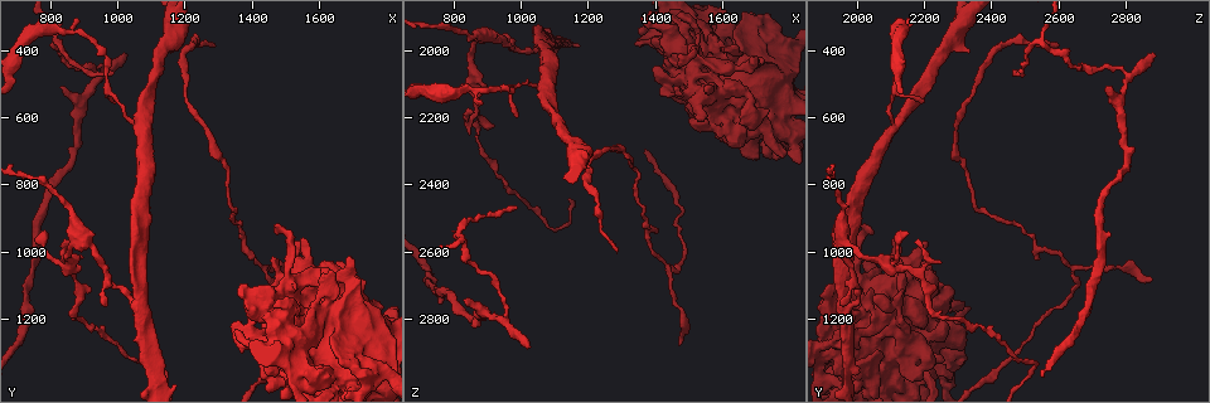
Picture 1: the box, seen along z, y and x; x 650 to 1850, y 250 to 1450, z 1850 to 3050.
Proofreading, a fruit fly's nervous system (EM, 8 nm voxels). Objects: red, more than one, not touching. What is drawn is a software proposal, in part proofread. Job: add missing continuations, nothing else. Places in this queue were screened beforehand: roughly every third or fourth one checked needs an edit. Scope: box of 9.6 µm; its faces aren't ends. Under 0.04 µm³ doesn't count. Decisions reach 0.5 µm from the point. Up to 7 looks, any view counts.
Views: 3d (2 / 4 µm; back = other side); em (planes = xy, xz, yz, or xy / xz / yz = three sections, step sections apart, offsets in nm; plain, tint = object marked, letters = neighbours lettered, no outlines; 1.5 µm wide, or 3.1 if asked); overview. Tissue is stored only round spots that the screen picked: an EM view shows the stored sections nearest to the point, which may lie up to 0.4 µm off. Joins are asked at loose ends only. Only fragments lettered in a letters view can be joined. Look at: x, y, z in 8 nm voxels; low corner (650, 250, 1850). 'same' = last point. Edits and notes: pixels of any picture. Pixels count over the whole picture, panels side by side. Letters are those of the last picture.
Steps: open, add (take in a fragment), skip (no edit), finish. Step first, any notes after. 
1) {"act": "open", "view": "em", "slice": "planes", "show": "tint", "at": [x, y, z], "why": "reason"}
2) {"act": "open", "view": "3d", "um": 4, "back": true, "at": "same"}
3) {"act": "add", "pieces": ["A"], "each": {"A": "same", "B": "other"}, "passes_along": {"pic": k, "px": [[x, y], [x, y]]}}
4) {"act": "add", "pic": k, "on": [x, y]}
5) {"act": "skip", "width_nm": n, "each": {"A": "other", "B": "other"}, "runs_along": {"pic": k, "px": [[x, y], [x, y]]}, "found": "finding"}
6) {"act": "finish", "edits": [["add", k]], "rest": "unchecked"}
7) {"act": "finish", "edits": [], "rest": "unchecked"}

{"act": "open", "view": "3d", "um": 4, "at": [1020, 410, 2880], "why": "an open end"}

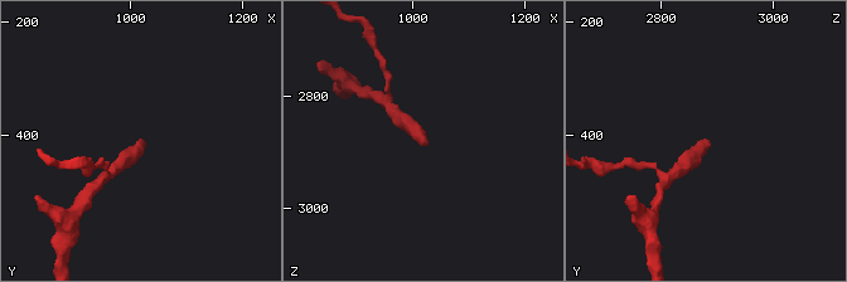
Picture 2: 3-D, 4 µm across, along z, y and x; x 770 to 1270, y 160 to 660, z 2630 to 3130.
{"act": "open", "view": "em", "slice": "planes", "show": "plain", "at": [1015, 410, 2890], "why": "need the tissue"}

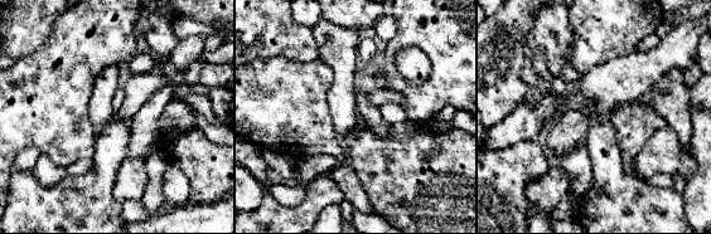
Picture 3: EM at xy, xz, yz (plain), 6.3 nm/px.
{"act": "open", "view": "em", "slice": "planes", "show": "letters", "at": "same", "why": "see the neighbours"}

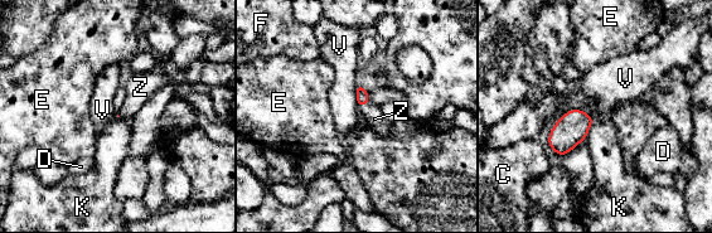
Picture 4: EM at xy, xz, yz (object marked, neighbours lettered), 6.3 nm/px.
{"act": "add", "pieces": ["Z"], "longest_contact_nm": ["V", 200], "each": {"C": "other", "D": "other", "E": "other", "F": "other", "K": "other", "V": "other", "Z": "same"}, "passes_along": {"pic": 4, "px": [[362, 93], [363, 105], [374, 119]]}, "found": "it goes on there"}

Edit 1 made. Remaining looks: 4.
{"act": "open", "view": "em", "slice": "xz", "step": 8, "show": "letters", "at": [1470, 1070, 2880], "why": "thin end"}

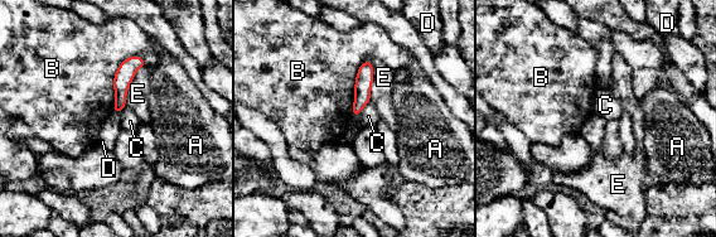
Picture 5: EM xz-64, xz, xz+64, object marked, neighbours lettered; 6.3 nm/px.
{"act": "open", "view": "em", "slice": "planes", "show": "letters", "at": "same"}

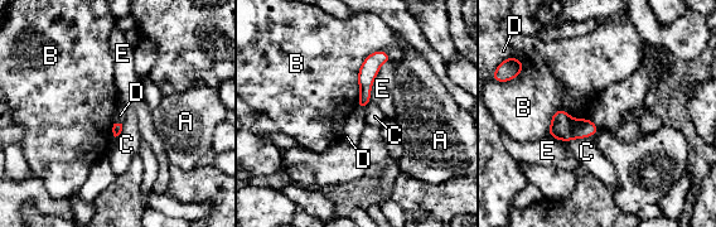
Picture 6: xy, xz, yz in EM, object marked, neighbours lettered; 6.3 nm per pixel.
{"act": "skip", "longest_contact_nm": ["B", 420], "each": {"A": "other", "B": "other", "C": "other", "D": "other", "E": "other"}, "found": "no lettered fragment goes on from it"}

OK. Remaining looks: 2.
{"act": "finish", "edits": [["add", 4]], "rest": "unchecked"}

